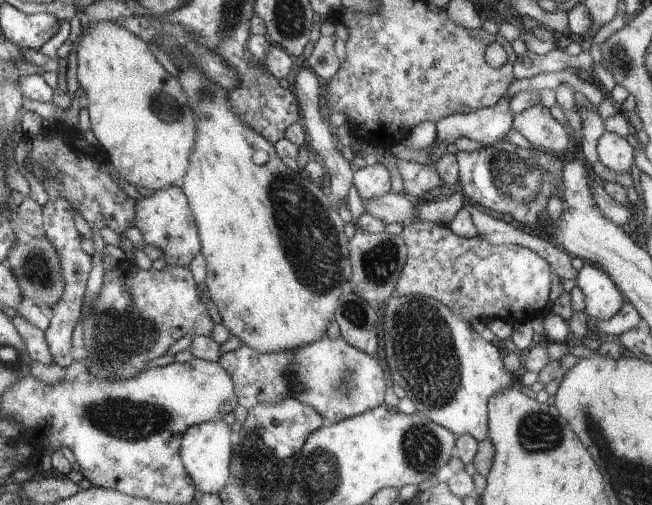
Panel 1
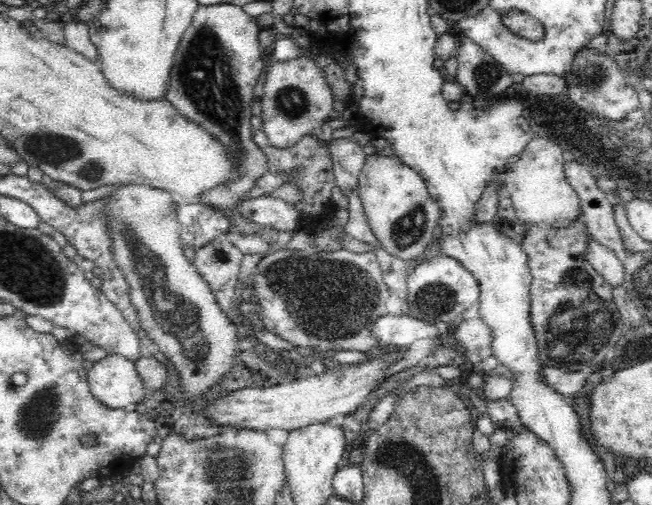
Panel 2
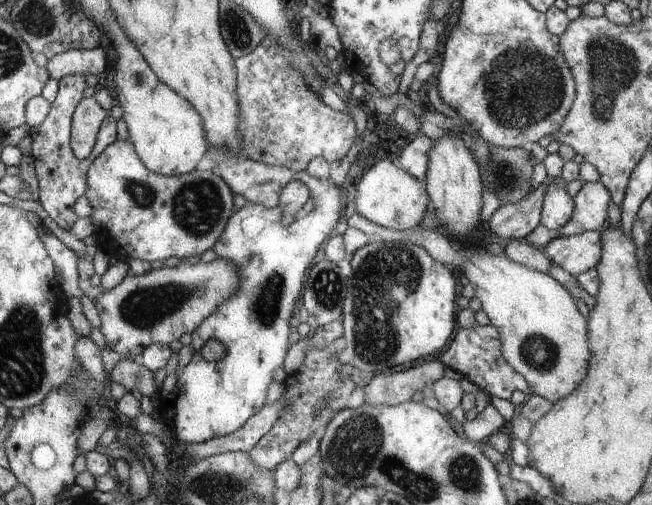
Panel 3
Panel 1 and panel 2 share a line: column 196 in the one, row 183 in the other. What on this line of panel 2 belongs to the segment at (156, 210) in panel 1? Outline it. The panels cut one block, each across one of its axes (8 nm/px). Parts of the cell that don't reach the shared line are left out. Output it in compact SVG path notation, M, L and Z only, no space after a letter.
M216 4L212 6L198 6L193 14L190 26L184 31L180 39L178 48L174 55L174 62L169 72L170 88L167 92L167 99L174 105L178 114L192 123L198 123L200 128L204 128L210 135L214 136L222 146L226 147L226 154L230 155L231 162L238 167L238 173L224 184L218 184L214 188L208 188L206 192L198 194L200 203L214 210L222 210L226 215L230 215L230 228L233 232L240 234L252 234L262 228L259 224L248 222L239 214L238 203L252 190L256 178L261 178L264 170L268 172L267 158L262 154L263 150L256 143L252 142L252 118L251 104L255 100L252 90L260 78L260 74L265 70L262 59L263 49L258 41L258 34L263 28L250 14L247 14L241 6L234 4Z

